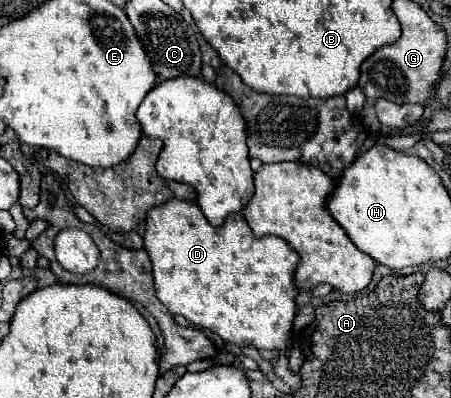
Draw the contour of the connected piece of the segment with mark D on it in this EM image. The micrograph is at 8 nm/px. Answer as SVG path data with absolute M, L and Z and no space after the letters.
M174 198L148 212L144 244L152 260L156 296L170 314L180 314L188 322L216 332L224 342L234 346L252 344L258 350L276 352L288 348L296 316L298 288L294 288L294 272L298 266L298 252L286 240L278 236L256 238L240 212L230 214L222 226L210 226L198 204Z

